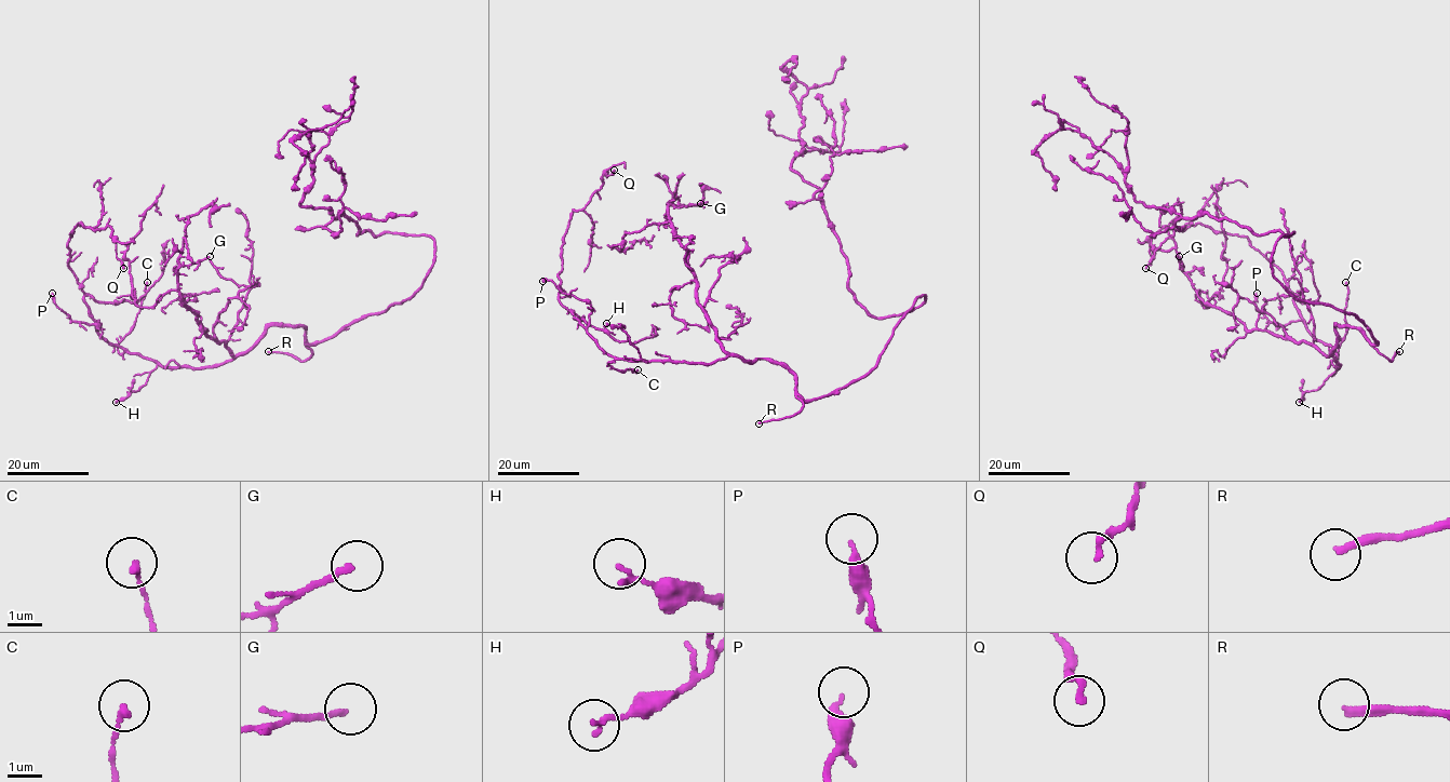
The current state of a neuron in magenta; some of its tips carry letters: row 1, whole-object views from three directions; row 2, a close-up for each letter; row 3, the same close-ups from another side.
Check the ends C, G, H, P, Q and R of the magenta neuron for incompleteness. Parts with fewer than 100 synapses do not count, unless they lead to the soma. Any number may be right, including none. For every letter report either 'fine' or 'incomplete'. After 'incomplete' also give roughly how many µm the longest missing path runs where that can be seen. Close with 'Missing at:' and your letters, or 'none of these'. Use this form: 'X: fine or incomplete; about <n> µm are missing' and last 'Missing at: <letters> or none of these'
C: fine
G: fine
H: fine
P: fine
Q: fine
R: incomplete; about 40 µm are missing
Missing at: R

